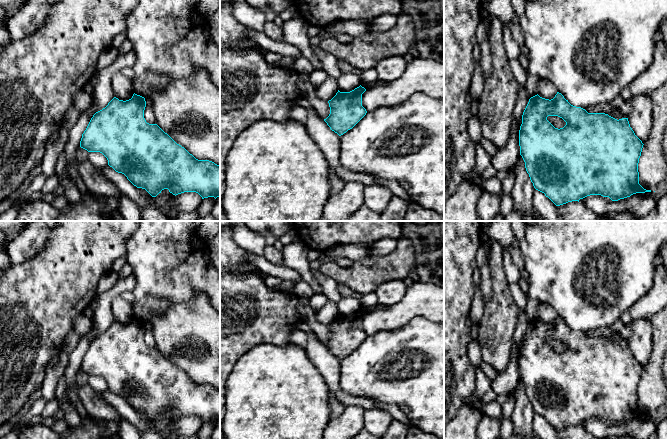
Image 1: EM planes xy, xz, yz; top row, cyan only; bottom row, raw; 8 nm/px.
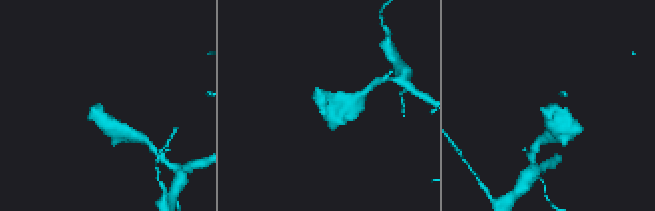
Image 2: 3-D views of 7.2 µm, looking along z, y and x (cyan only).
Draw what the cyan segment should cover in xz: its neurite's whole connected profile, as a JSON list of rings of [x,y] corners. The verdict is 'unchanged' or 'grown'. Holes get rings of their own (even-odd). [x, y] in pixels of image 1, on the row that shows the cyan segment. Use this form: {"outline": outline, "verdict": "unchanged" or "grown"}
{"outline": [[[361,85],[350,92],[338,92],[328,101],[329,116],[324,119],[332,131],[339,136],[352,129],[367,113],[362,106],[362,94],[366,91]]], "verdict": "unchanged"}

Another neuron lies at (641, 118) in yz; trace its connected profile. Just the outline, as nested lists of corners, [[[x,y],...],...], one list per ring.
[[[647,94],[632,97],[633,108],[628,116],[630,127],[643,144],[649,140],[653,127],[652,97]]]

